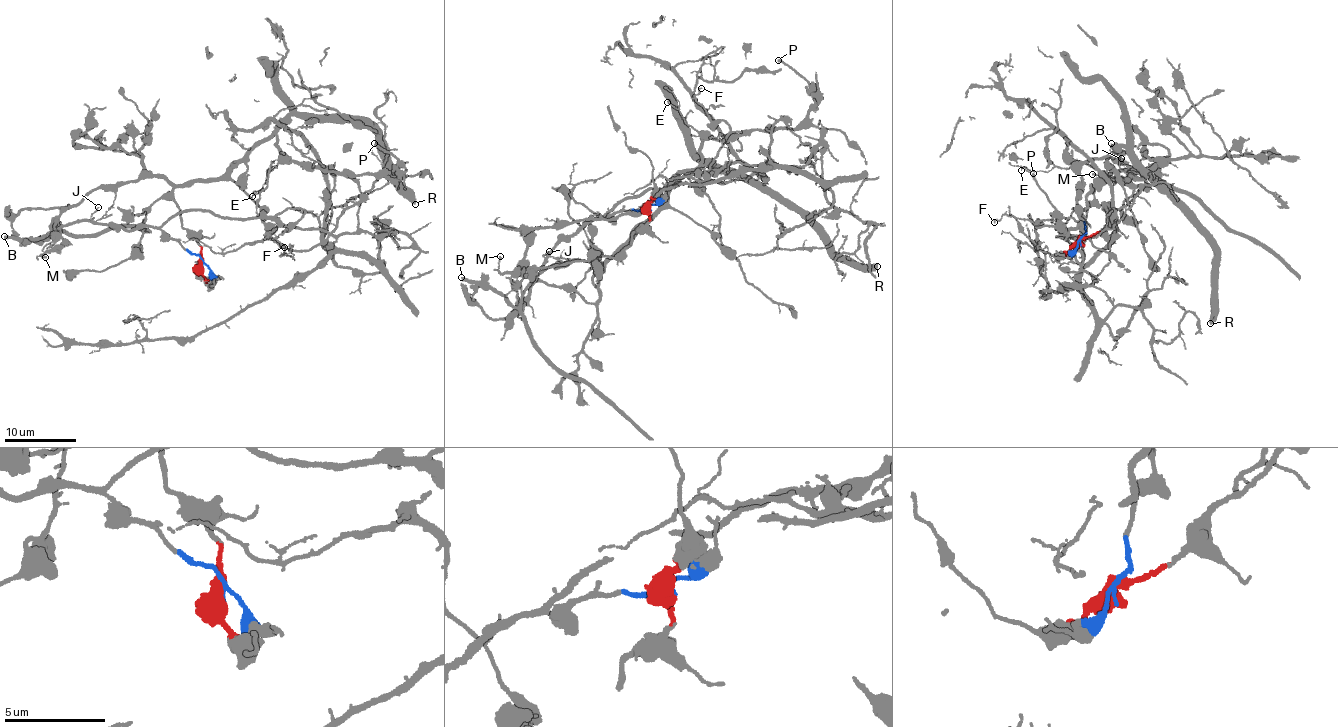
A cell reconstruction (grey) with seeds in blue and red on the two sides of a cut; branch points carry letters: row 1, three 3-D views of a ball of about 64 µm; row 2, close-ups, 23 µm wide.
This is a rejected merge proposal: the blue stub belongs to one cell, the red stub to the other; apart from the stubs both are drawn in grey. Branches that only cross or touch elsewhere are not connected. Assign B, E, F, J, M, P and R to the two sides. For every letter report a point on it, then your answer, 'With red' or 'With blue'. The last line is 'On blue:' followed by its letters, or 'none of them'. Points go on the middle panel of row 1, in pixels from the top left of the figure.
B: Place: (461, 277). With blue
E: Place: (667, 102). With red
F: Place: (701, 88). With blue
J: Place: (549, 251). With blue
M: Place: (500, 256). With blue
P: Place: (778, 60). With red
R: Place: (877, 266). With red
On blue: B, F, J, M

